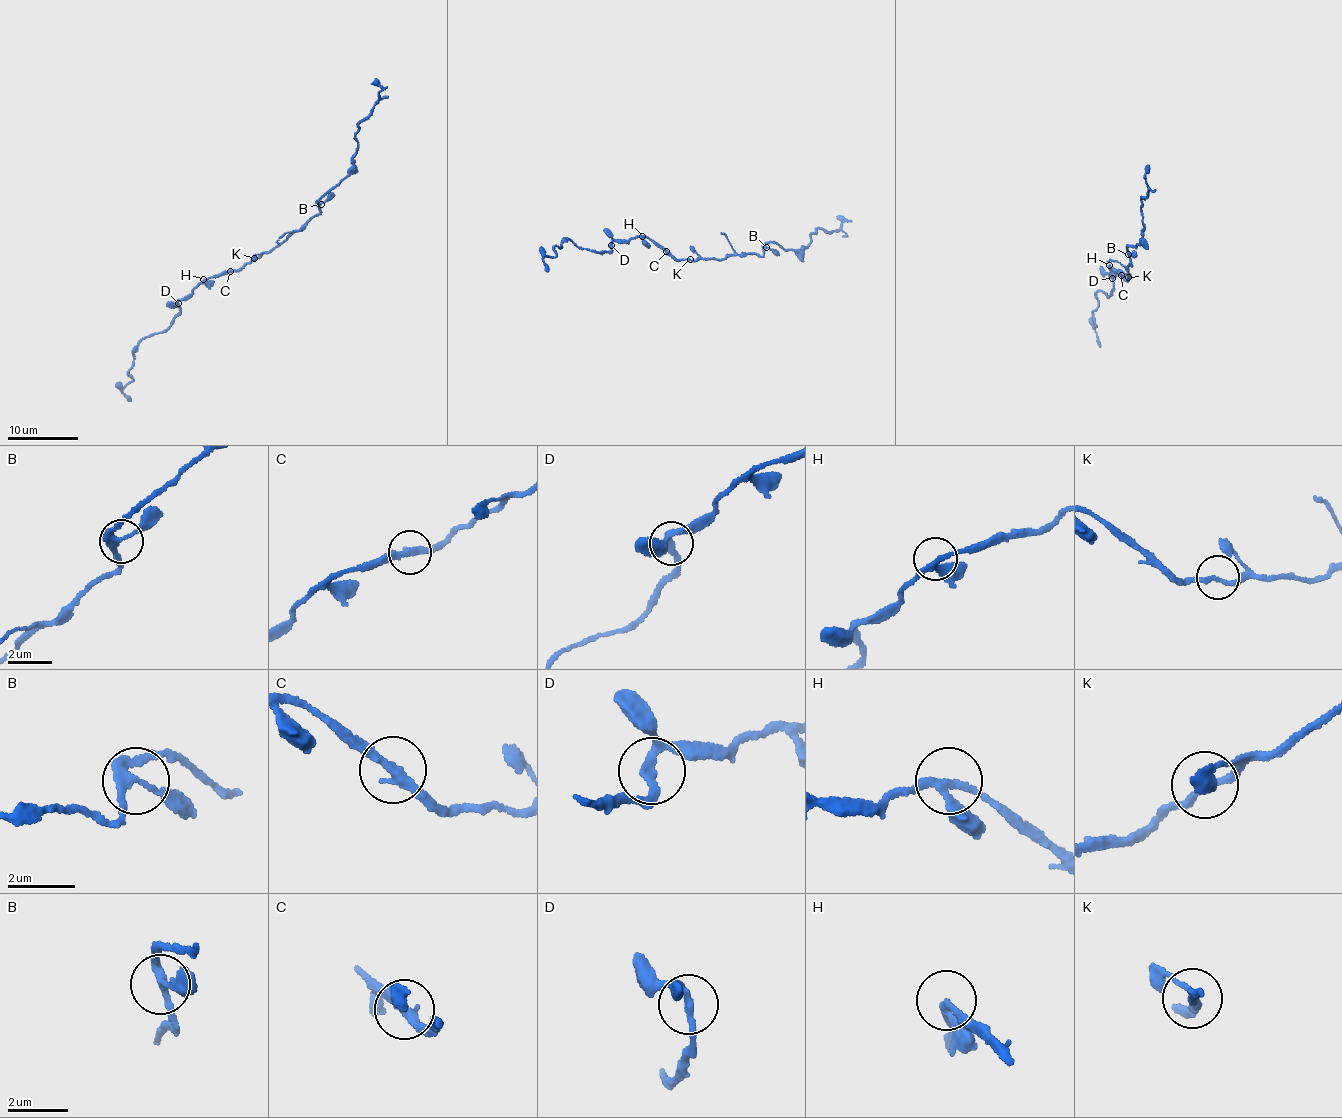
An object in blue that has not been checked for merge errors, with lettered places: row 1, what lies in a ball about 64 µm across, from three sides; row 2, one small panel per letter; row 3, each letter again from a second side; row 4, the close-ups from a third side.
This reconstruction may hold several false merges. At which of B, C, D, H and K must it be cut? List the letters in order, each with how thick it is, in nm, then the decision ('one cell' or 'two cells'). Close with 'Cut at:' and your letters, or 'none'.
B: 240 nm thick; one cell
C: 300 nm thick; one cell
D: 180 nm thick; one cell
H: 190 nm thick; one cell
K: 180 nm thick; one cell
Cut at: none

